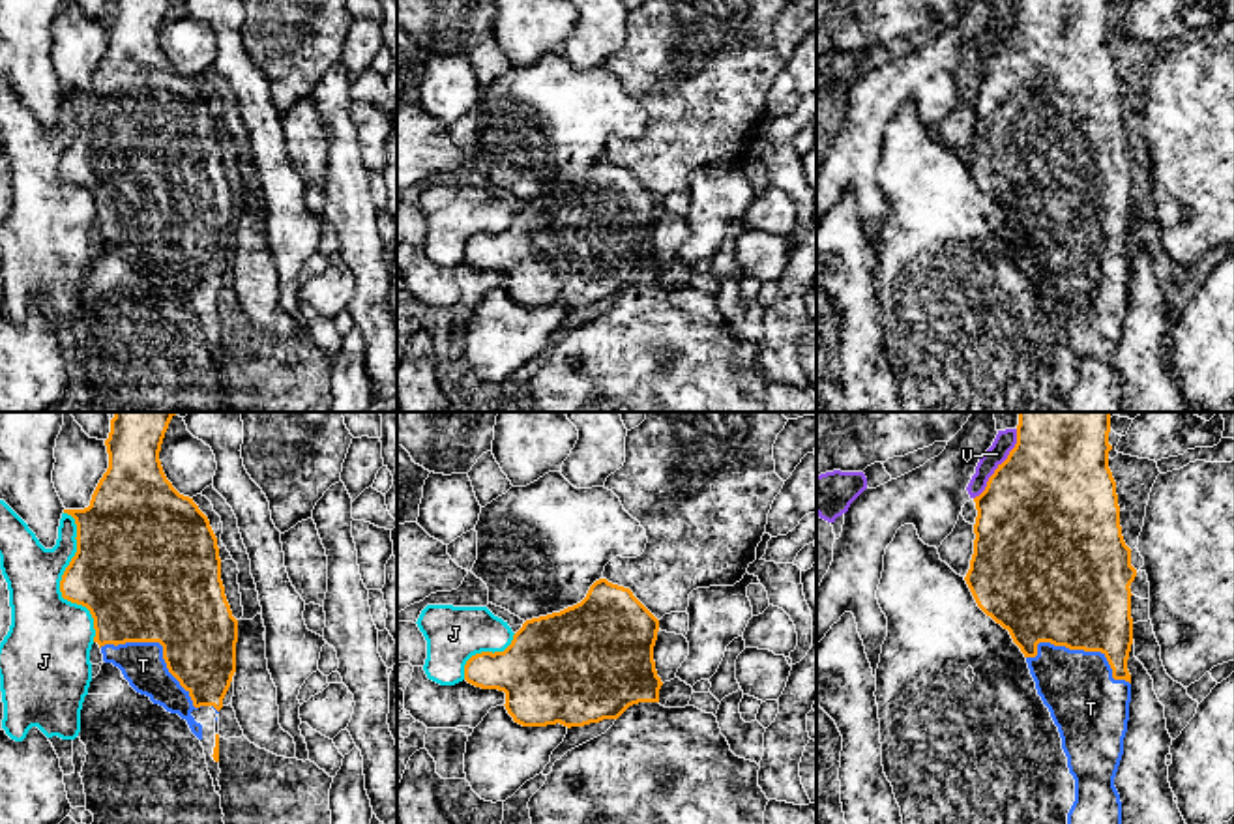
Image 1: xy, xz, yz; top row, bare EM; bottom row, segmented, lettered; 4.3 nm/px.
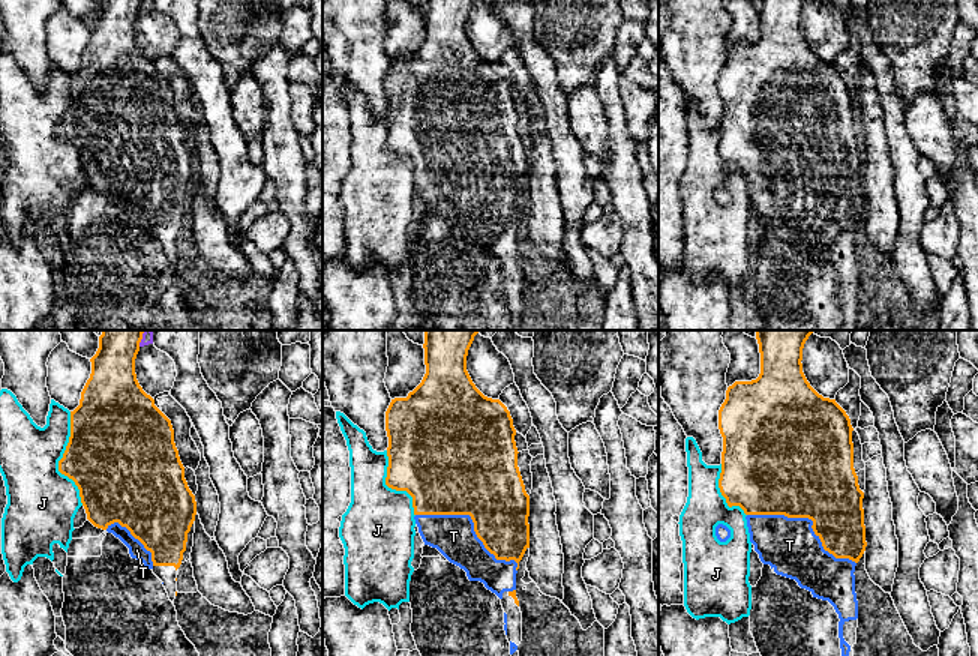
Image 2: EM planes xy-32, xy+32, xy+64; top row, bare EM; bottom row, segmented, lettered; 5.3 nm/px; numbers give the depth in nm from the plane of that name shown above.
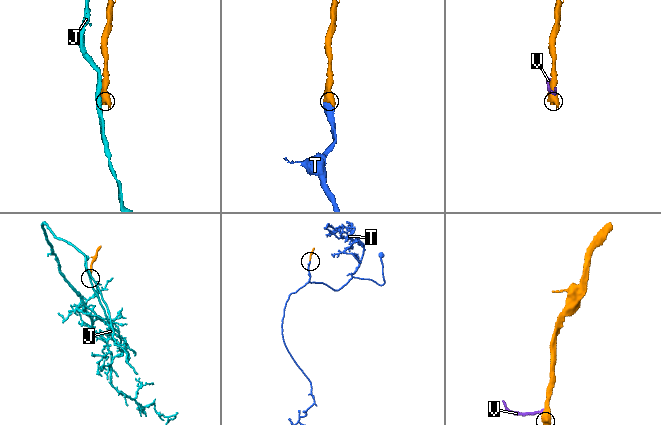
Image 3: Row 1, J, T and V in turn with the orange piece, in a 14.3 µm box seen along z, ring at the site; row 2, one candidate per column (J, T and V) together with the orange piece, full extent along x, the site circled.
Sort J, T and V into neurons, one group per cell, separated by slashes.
J / T / V

